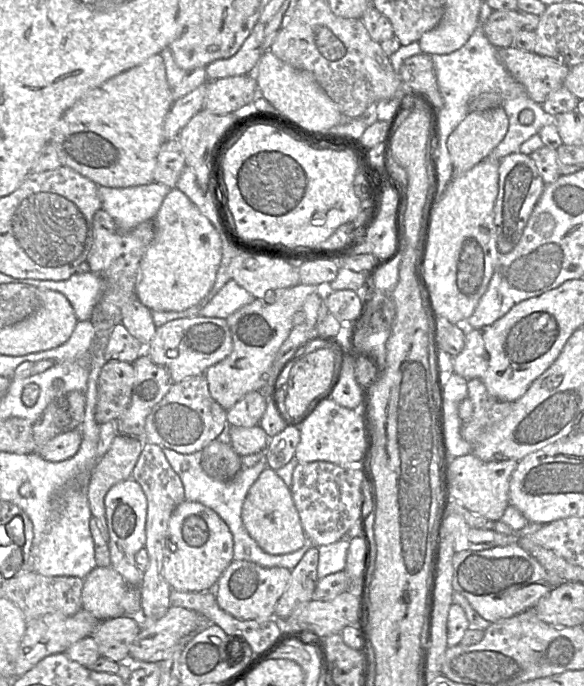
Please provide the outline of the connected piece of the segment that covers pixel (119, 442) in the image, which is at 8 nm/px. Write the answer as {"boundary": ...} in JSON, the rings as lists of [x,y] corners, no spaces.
{"boundary":[[[117,434],[109,450],[96,462],[88,484],[88,503],[103,538],[108,543],[109,531],[104,499],[117,483],[131,478],[141,454],[143,437]]]}

